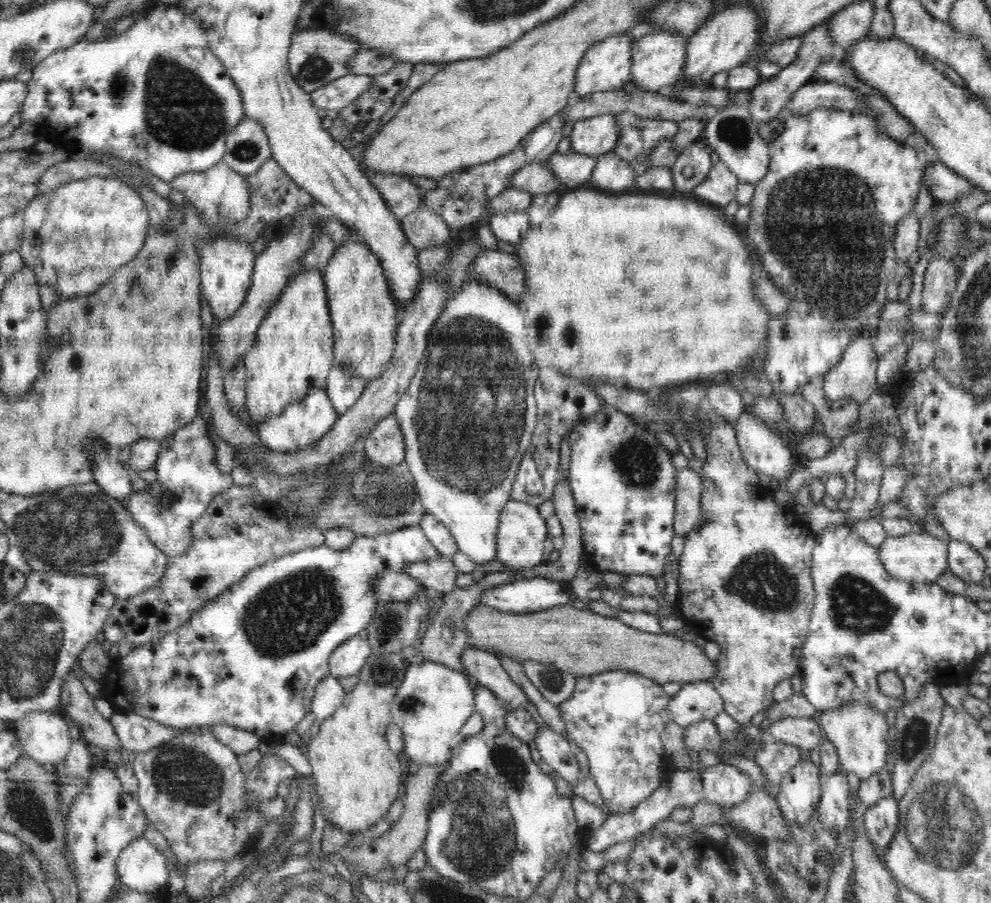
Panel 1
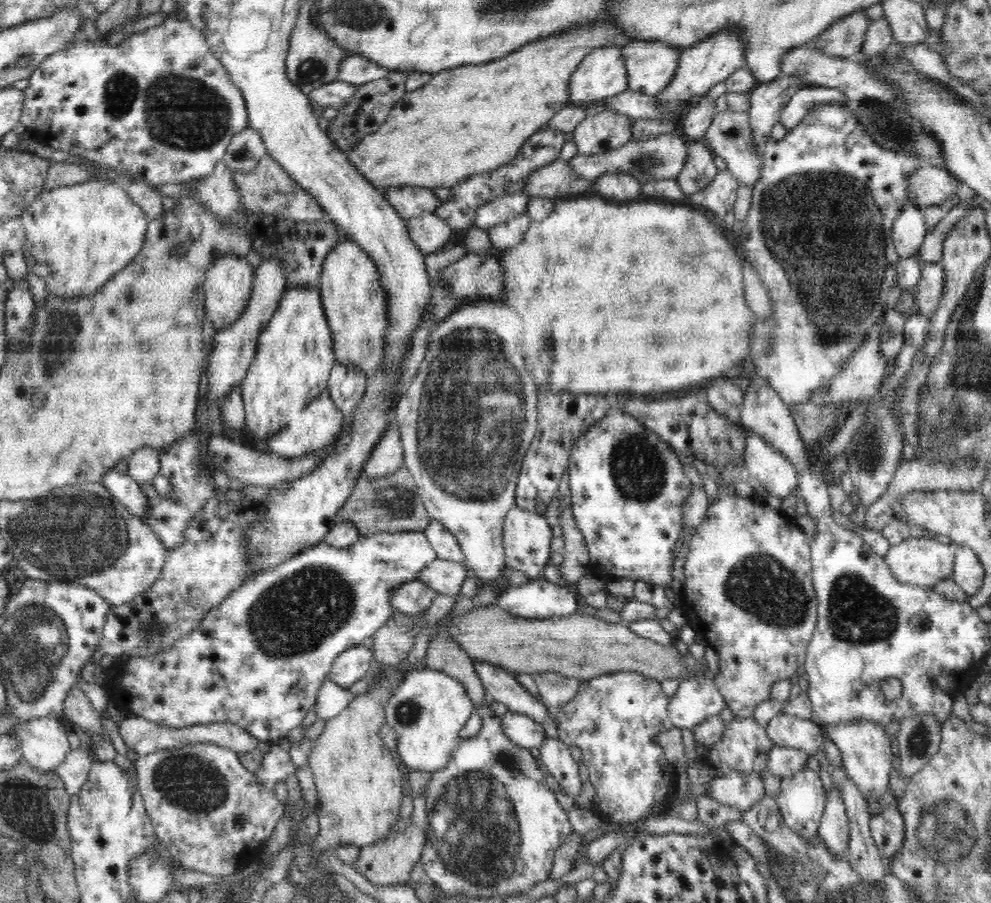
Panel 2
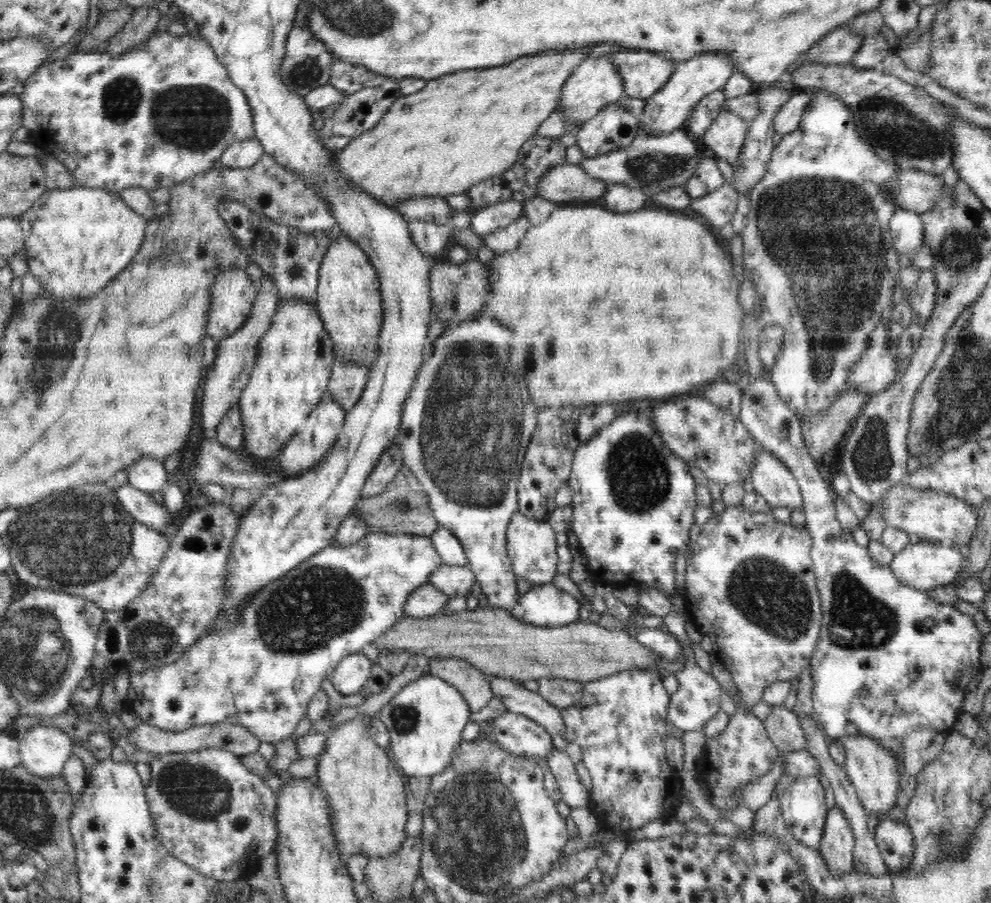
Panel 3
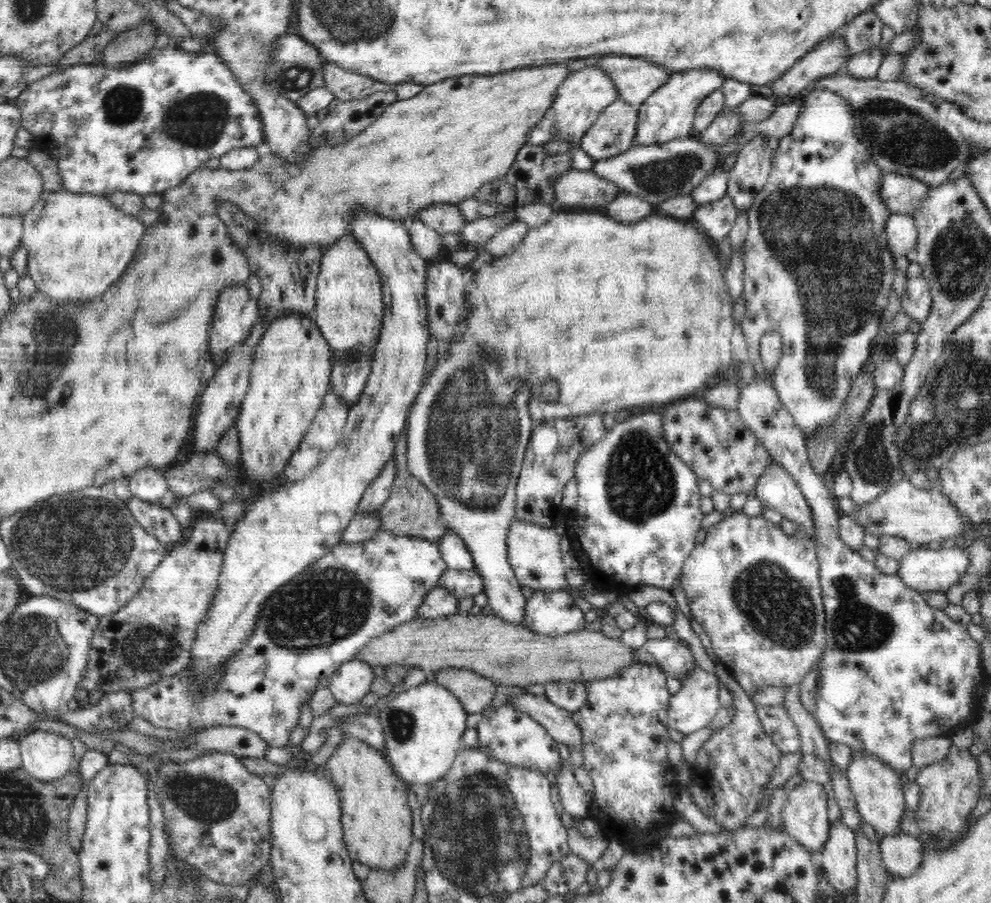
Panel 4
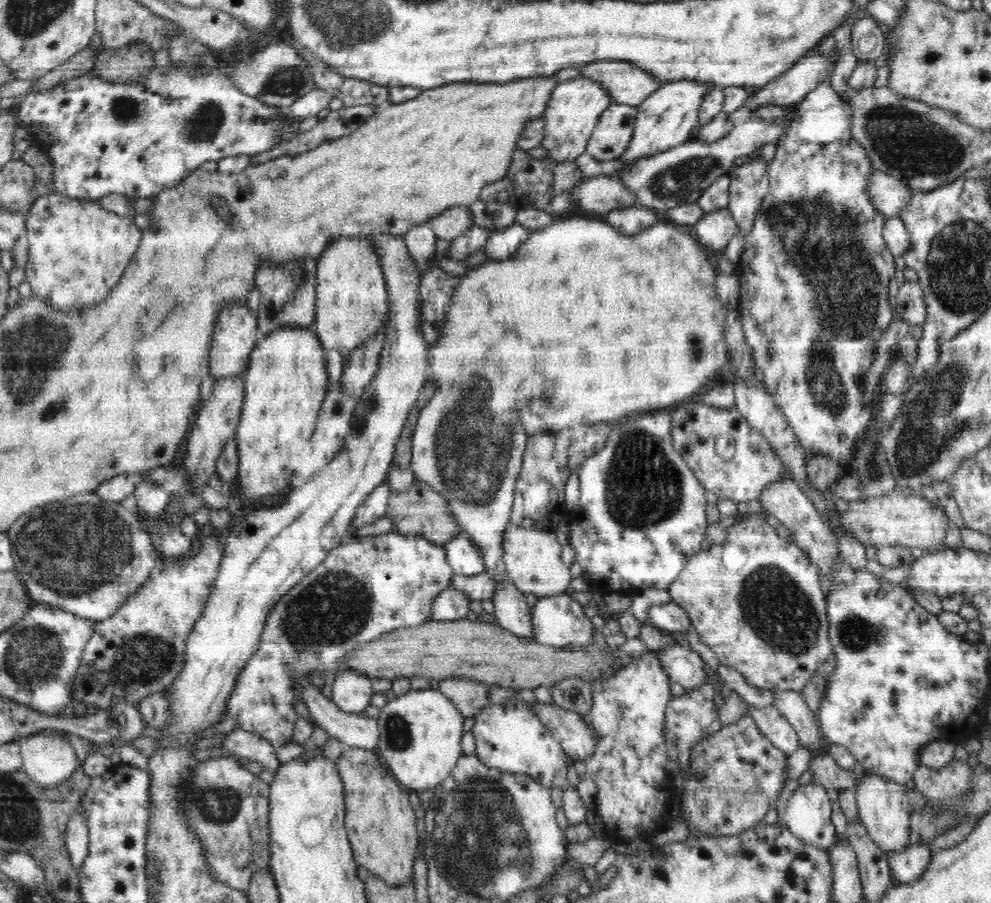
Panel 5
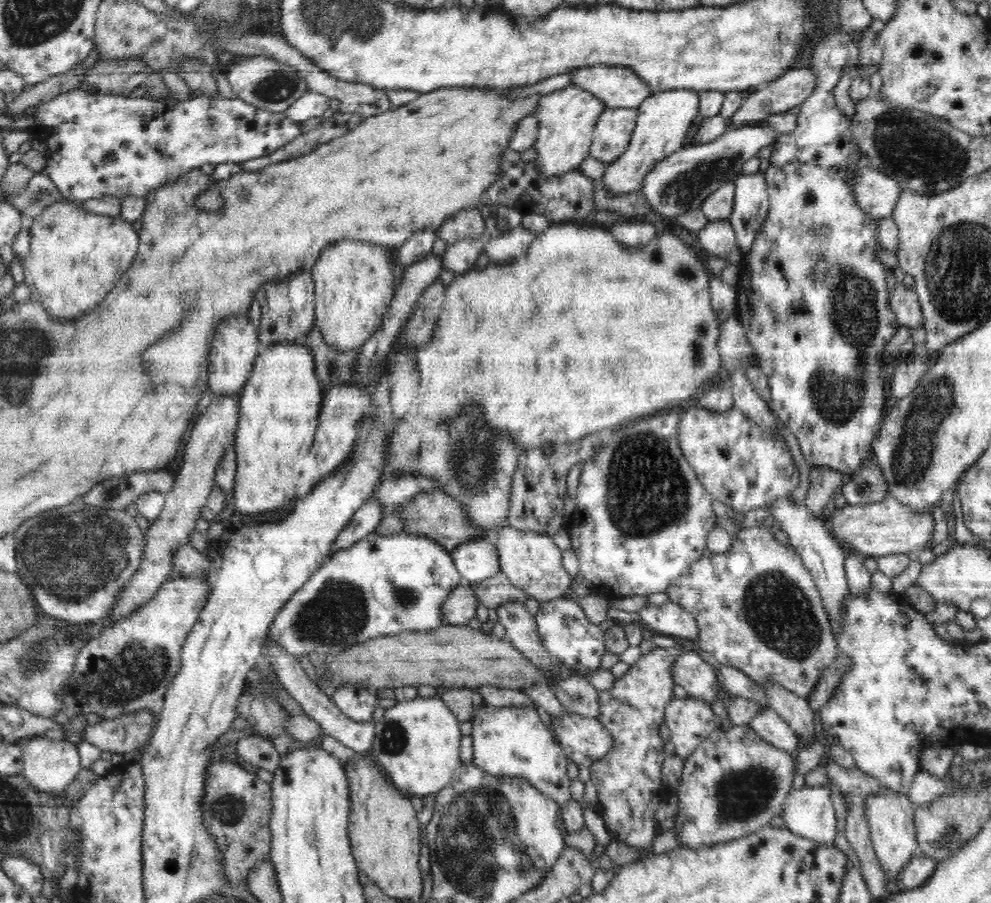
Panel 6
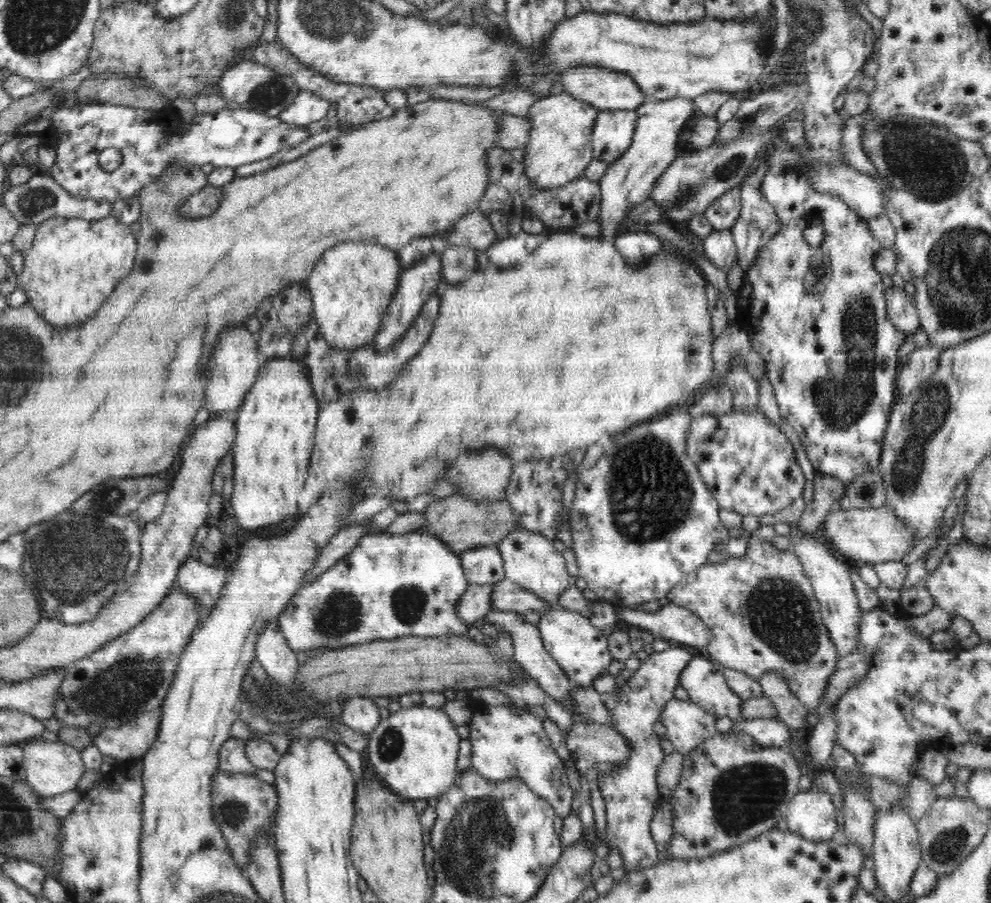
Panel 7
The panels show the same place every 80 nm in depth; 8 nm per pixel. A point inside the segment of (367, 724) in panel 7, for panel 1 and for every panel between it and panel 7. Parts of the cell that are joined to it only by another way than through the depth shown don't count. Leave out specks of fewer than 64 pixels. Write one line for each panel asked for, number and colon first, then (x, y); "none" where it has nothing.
1: (350, 657)
2: (351, 665)
3: (351, 675)
4: (352, 681)
5: (352, 691)
6: (357, 703)

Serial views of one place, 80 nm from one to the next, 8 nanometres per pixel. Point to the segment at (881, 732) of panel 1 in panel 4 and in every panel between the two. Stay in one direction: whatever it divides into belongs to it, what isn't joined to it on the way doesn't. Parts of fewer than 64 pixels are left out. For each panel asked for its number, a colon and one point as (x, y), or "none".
2: (867, 759)
3: (872, 770)
4: (877, 788)

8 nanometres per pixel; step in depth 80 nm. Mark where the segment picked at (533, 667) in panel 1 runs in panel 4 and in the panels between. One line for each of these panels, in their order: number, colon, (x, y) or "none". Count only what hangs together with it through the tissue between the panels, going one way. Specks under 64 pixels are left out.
2: (556, 690)
3: (562, 694)
4: (570, 695)

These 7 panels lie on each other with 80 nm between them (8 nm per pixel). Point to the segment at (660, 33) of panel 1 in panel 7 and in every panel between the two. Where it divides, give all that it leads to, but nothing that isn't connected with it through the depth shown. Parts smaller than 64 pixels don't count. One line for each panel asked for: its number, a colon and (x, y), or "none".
2: (651, 66)
3: (643, 73)
4: (636, 78)
5: (627, 84)
6: (618, 87)
7: (607, 90)

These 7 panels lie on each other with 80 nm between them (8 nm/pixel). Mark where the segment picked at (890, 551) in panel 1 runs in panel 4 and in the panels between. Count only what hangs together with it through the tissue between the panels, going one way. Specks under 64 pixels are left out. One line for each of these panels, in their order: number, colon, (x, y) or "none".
2: (924, 561)
3: (924, 565)
4: (937, 569)

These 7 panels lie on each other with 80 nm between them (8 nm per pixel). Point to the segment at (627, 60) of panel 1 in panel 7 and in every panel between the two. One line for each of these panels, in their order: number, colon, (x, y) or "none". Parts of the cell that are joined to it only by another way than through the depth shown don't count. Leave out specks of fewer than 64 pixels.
2: (602, 73)
3: (594, 84)
4: (584, 94)
5: (575, 105)
6: (566, 118)
7: (559, 149)

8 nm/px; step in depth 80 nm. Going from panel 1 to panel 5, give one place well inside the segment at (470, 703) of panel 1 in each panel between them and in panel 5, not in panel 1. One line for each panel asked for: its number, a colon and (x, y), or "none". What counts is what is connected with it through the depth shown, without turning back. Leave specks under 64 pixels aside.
2: (429, 708)
3: (426, 719)
4: (423, 726)
5: (419, 738)

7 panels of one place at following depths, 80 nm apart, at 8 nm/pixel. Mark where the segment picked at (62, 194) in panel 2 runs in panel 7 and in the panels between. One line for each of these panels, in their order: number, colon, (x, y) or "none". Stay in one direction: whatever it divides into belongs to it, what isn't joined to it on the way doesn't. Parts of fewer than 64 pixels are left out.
3: (78, 239)
4: (78, 245)
5: (78, 251)
6: (75, 258)
7: (73, 265)

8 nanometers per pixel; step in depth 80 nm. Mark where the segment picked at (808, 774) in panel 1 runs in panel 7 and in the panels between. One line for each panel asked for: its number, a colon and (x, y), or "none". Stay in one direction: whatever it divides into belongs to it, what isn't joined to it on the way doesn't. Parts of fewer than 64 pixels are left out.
2: (801, 800)
3: (803, 806)
4: (805, 811)
5: (807, 813)
6: (808, 812)
7: (811, 814)

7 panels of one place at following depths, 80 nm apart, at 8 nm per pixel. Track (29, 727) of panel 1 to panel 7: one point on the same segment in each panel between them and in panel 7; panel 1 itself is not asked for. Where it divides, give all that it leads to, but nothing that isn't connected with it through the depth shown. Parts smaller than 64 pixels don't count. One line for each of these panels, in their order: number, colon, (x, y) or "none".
2: (44, 743)
3: (44, 750)
4: (47, 756)
5: (49, 759)
6: (50, 765)
7: (52, 768)

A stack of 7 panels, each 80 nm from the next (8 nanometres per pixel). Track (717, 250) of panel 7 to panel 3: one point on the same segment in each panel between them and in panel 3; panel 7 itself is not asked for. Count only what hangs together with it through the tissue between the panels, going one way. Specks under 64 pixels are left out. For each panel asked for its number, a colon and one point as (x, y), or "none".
3: (717, 209)
4: (715, 220)
5: (715, 229)
6: (718, 238)

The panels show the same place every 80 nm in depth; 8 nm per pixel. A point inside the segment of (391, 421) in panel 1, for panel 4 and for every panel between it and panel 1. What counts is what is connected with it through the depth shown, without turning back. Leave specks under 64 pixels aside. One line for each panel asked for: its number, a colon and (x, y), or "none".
2: (387, 456)
3: (387, 467)
4: (379, 490)

